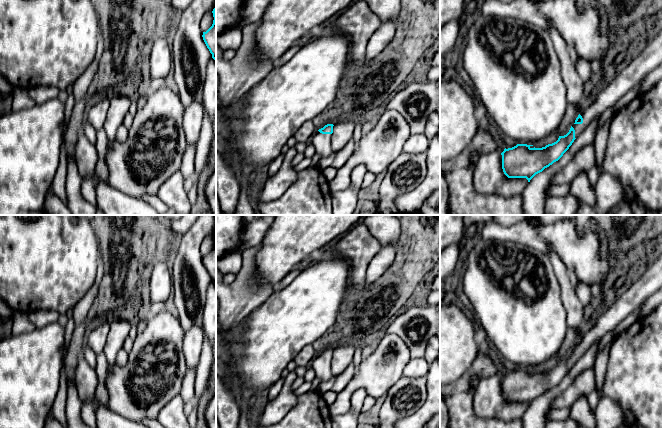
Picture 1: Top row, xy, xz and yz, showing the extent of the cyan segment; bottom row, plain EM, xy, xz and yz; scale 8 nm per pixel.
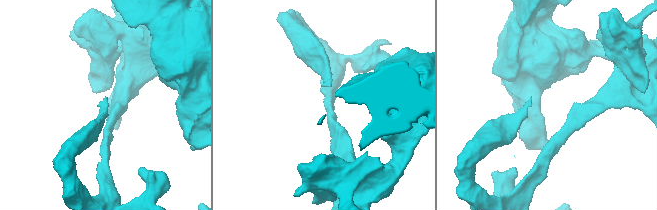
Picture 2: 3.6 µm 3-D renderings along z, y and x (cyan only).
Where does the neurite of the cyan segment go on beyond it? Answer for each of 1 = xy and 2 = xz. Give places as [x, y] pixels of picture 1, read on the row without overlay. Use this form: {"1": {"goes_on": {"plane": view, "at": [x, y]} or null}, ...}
{"1": {"goes_on": null}, "2": {"goes_on": {"plane": "xz", "at": [322, 366]}}}

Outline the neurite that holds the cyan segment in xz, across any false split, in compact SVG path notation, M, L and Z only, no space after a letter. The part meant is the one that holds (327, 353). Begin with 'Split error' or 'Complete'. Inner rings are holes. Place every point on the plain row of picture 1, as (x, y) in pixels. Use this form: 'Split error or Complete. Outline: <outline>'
Split error. Outline: M327 348L323 352L316 354L310 363L310 367L315 372L315 377L319 378L321 382L329 381L334 377L331 372L333 350L333 348Z

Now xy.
Complete. Outline: M216 231L213 233L212 237L214 241L213 248L206 256L203 256L202 261L212 278L212 282L216 285Z

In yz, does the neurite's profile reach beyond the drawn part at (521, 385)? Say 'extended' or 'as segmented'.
extended

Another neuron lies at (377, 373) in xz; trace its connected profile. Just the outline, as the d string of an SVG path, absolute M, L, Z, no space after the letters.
M385 334L374 343L373 352L362 359L358 373L345 388L337 393L336 401L330 406L331 416L348 412L353 393L363 388L367 395L380 399L403 376L403 370L411 359L404 341L395 334Z

